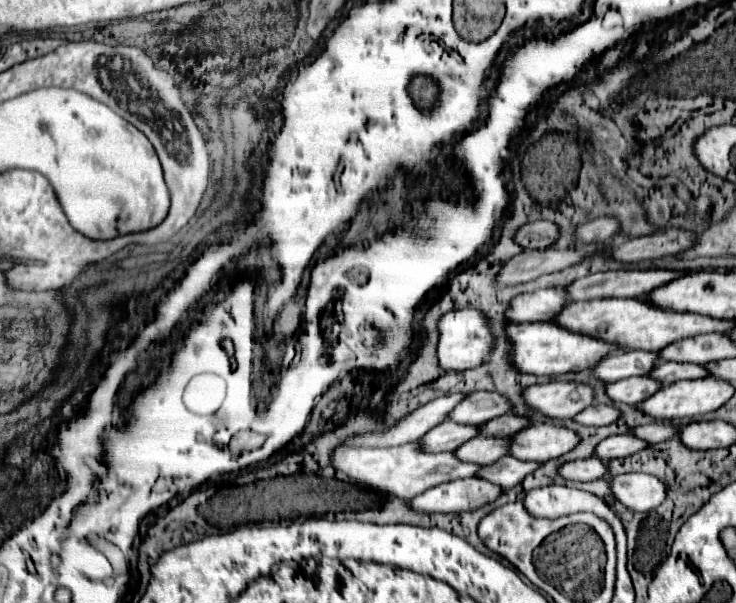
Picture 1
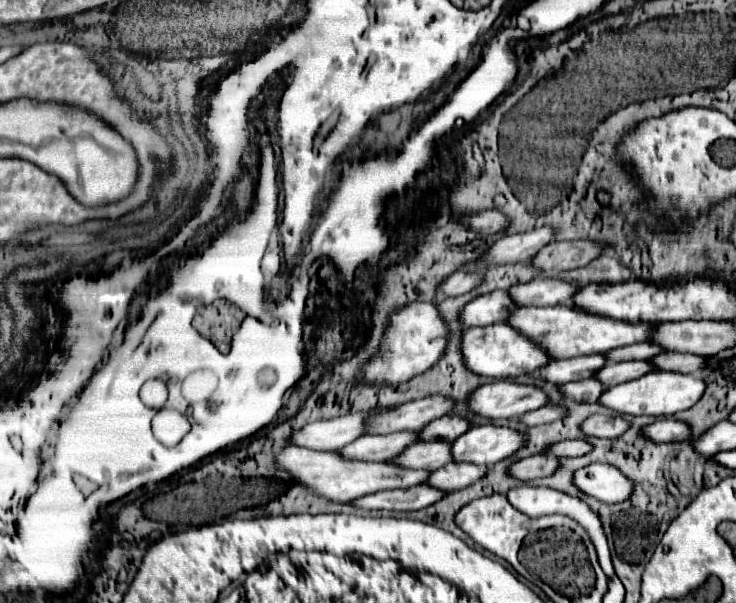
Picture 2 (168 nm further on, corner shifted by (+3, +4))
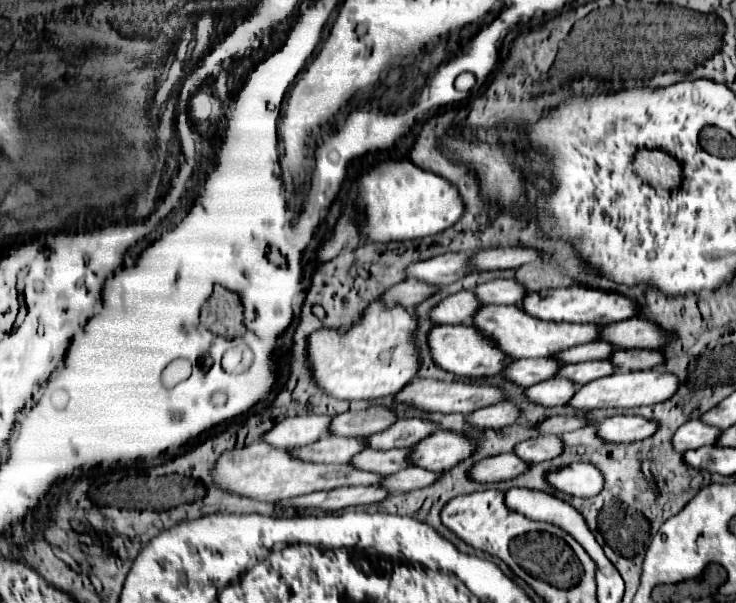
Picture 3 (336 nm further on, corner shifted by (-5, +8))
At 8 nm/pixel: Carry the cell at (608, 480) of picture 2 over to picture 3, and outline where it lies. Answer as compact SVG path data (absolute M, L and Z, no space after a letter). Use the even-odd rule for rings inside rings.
M573 463L555 469L547 475L547 481L555 489L575 497L593 497L603 491L603 473L597 467L591 467L591 463Z

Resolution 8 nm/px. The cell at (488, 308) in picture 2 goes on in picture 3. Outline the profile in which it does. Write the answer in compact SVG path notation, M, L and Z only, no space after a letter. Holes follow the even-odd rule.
M459 291L455 295L449 295L447 299L443 299L433 311L431 317L437 325L445 325L445 323L471 323L471 315L475 311L479 311L483 303L479 303L479 299L475 299L475 295L471 295L471 291Z

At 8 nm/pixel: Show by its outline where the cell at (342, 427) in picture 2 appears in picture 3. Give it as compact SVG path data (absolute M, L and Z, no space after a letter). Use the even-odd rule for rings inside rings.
M295 415L279 421L271 431L267 431L261 441L275 445L275 447L285 447L285 449L295 449L295 447L305 447L311 445L327 435L331 435L331 415Z

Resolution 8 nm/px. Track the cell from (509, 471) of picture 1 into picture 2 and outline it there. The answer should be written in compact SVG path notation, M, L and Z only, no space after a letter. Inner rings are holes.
M447 463L447 465L431 471L425 483L439 491L451 491L451 489L471 485L473 481L481 479L485 473L487 473L487 467L479 467L473 463L461 463L461 465Z

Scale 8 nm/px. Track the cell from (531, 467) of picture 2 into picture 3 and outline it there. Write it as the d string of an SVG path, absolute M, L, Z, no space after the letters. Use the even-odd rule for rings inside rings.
M503 453L503 455L495 455L495 457L487 457L483 461L479 461L473 471L471 477L475 481L509 481L519 477L523 471L527 471L527 467L531 467L529 463L523 463L515 453Z

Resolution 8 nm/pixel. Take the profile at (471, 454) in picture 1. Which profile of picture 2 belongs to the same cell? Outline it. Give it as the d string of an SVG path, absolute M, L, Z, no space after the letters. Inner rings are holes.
M413 443L405 451L401 451L397 457L389 459L389 463L403 467L403 469L423 469L433 471L437 467L443 467L451 463L449 455L449 443Z

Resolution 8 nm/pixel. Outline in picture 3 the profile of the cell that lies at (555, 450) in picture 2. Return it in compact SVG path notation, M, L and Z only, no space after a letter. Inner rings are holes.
M539 435L515 447L515 453L527 463L541 463L555 459L559 451L563 451L563 441L557 435Z

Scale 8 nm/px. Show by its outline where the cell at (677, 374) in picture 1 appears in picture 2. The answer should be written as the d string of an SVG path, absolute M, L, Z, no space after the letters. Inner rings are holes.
M623 361L623 363L605 363L593 377L603 383L605 387L613 387L619 383L625 383L629 379L637 379L639 375L645 375L651 371L651 363L647 361Z

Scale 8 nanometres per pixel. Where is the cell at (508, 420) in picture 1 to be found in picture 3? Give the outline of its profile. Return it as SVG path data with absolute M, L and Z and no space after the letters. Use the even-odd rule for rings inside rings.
M399 419L395 425L391 425L387 431L371 435L367 439L369 447L375 449L393 449L393 447L415 447L419 439L425 439L427 435L433 435L439 431L439 425L431 419Z

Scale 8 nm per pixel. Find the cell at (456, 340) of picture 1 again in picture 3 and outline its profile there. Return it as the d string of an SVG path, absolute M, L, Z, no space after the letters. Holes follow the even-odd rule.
M375 301L367 307L363 319L359 325L349 329L347 333L337 333L337 331L325 331L319 329L309 337L309 365L315 373L315 379L319 387L323 387L329 395L337 399L377 399L385 395L395 395L399 393L407 383L411 383L421 369L419 361L419 349L415 345L415 333L419 329L419 319L413 311L403 309L403 305L387 307L381 301Z

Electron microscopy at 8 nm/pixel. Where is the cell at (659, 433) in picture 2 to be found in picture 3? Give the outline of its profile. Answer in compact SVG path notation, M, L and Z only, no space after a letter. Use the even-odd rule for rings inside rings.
M615 415L599 423L599 437L613 443L641 441L655 435L655 431L659 431L659 427L655 427L655 423L651 423L651 419L645 419L645 417Z

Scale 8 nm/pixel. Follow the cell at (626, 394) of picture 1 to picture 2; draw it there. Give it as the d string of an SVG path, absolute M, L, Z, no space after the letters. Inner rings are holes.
M581 379L559 385L561 395L573 399L575 403L595 403L603 389L607 387L603 387L603 383L595 383L595 379Z

